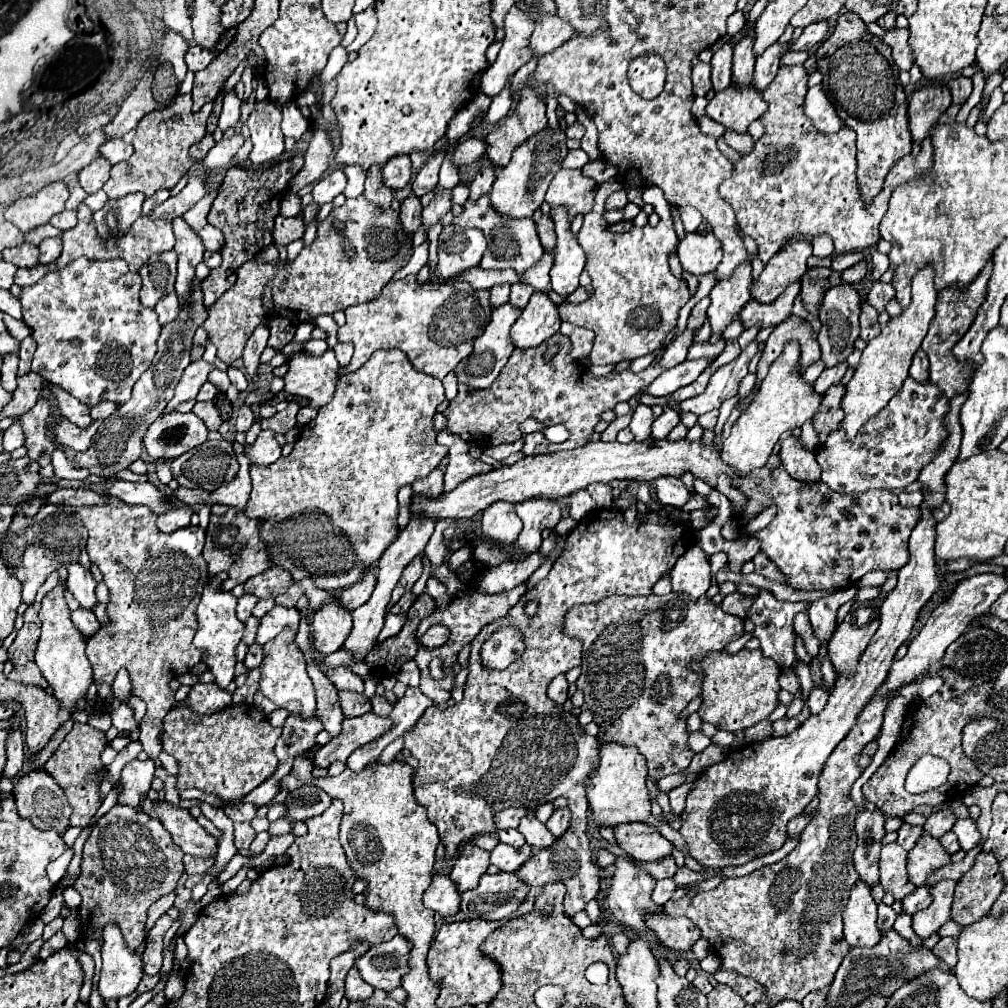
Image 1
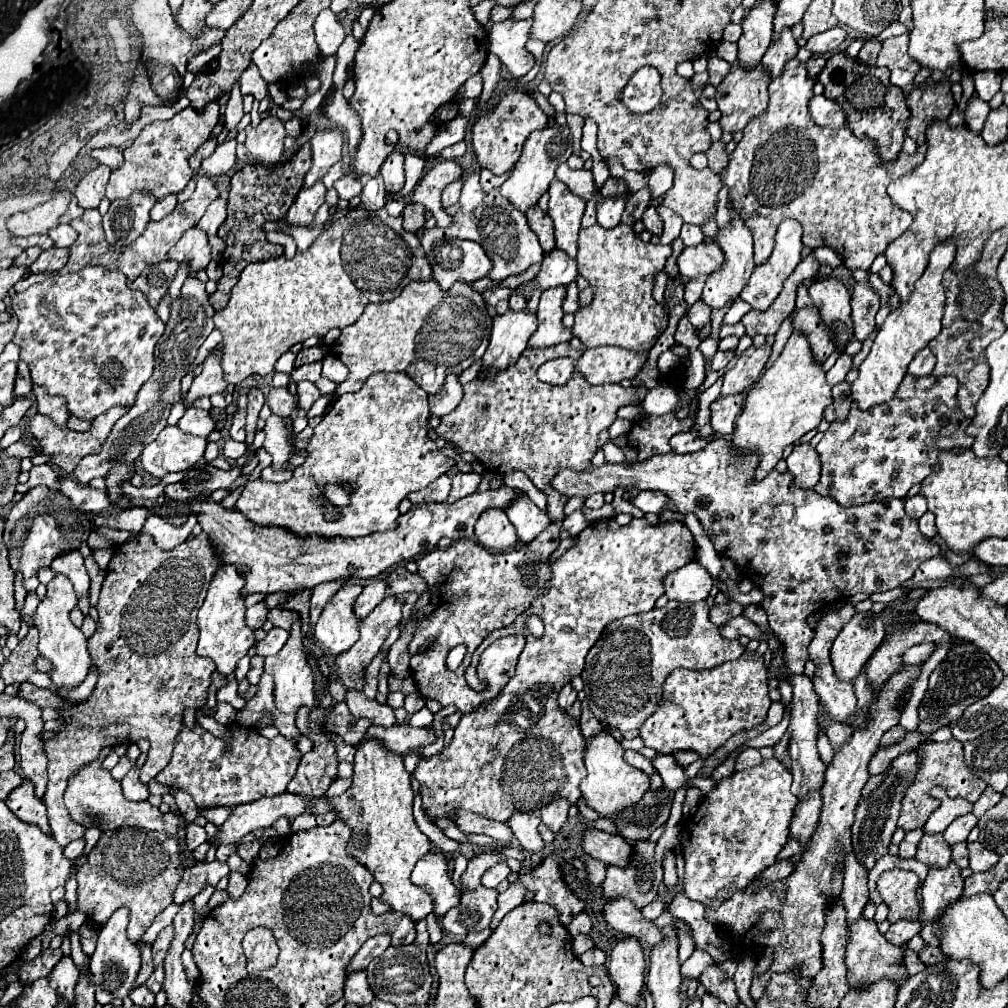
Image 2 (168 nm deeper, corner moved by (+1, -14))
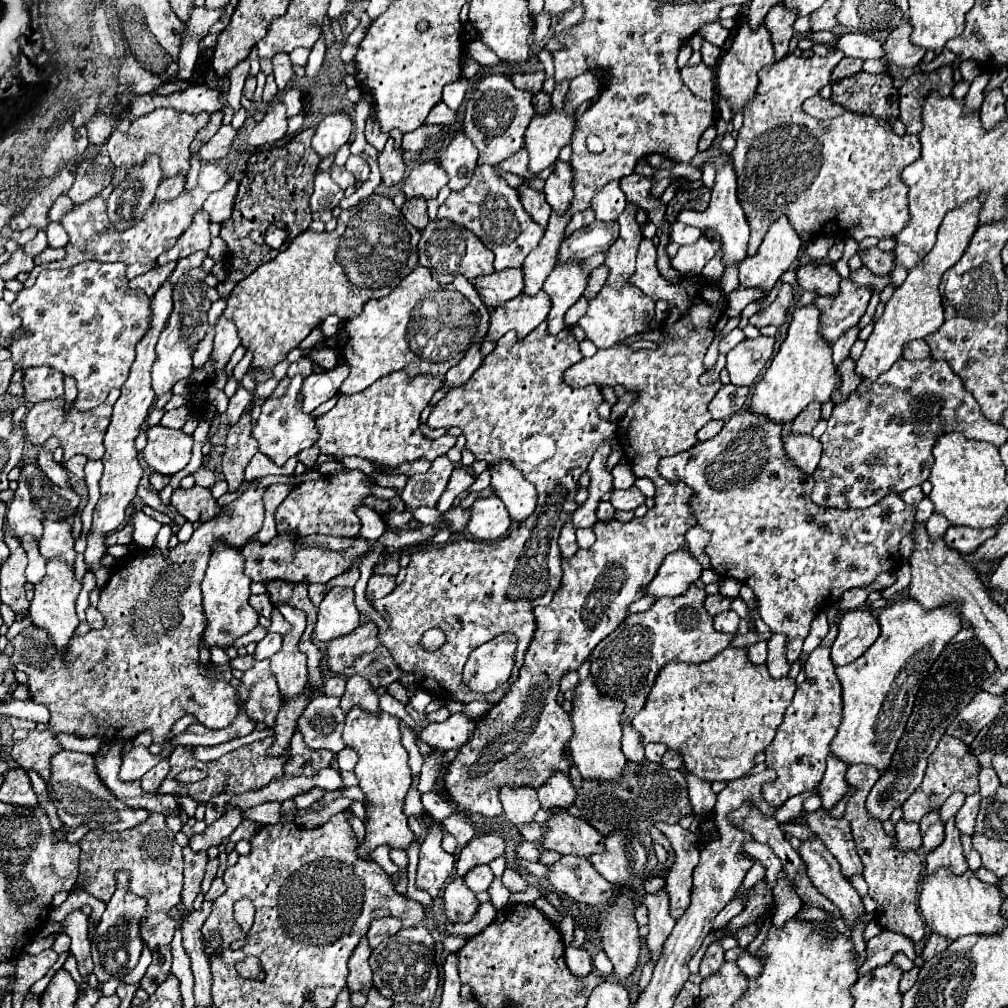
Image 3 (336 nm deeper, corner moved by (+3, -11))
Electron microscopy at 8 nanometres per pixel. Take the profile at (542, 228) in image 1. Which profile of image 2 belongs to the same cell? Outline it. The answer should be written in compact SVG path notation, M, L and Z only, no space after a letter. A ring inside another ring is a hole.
M539 206L531 208L525 216L527 216L527 220L529 220L529 228L537 234L537 238L539 238L539 244L541 244L543 252L545 252L545 254L553 252L553 250L555 250L553 220L551 220L545 212L541 212L541 208L539 208Z

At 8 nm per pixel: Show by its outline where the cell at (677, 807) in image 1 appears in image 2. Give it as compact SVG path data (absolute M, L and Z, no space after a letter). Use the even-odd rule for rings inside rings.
M735 754L731 756L731 758L727 758L723 764L719 764L715 770L713 770L713 774L711 774L711 780L713 782L721 782L723 778L727 778L727 776L731 776L733 772L735 772Z

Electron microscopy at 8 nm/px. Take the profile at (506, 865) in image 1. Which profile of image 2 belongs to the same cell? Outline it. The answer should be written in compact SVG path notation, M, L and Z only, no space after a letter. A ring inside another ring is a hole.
M501 860L501 862L497 862L495 866L491 866L491 868L483 874L481 882L483 882L485 888L497 888L497 884L501 884L503 880L507 880L509 874L513 874L513 870L507 866L505 860Z

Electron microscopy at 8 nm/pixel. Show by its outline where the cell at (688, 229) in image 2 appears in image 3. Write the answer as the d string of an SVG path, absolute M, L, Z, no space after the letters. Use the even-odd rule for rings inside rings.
M673 223L671 225L671 241L677 245L687 245L687 243L695 243L701 237L701 229L683 225L683 223Z

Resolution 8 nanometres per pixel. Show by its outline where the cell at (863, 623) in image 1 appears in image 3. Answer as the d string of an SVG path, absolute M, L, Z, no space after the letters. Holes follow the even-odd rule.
M853 609L839 619L839 635L831 647L831 661L847 665L861 657L879 637L879 623L867 609Z

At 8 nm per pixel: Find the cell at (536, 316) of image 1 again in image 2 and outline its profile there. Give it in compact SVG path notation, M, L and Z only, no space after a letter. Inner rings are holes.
M563 286L545 290L541 294L539 308L537 308L537 330L529 338L527 348L549 348L553 344L569 342L573 338L571 330L567 330L561 324L561 318L563 318L561 302L563 302L563 298L565 298Z

